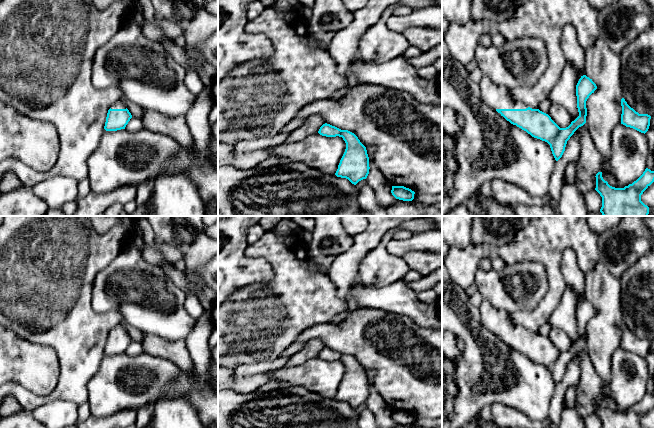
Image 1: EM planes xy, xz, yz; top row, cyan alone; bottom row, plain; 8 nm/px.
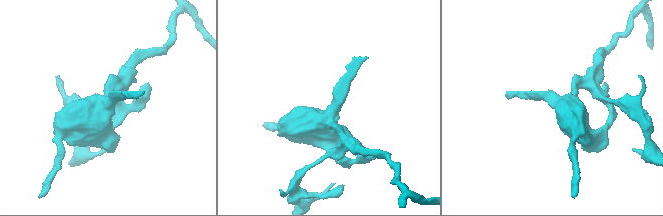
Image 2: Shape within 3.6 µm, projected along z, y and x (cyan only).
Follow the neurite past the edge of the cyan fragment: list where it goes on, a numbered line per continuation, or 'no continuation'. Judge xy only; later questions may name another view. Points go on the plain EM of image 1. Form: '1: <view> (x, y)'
1: xy (121, 328)

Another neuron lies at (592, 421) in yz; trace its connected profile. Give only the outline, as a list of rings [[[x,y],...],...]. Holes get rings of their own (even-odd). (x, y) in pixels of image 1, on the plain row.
[[[596,414],[583,418],[586,428],[602,428],[602,421]]]

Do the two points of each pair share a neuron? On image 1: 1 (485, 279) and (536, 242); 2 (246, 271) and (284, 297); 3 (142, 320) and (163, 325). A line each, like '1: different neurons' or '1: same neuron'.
1: different neurons
2: different neurons
3: same neuron

